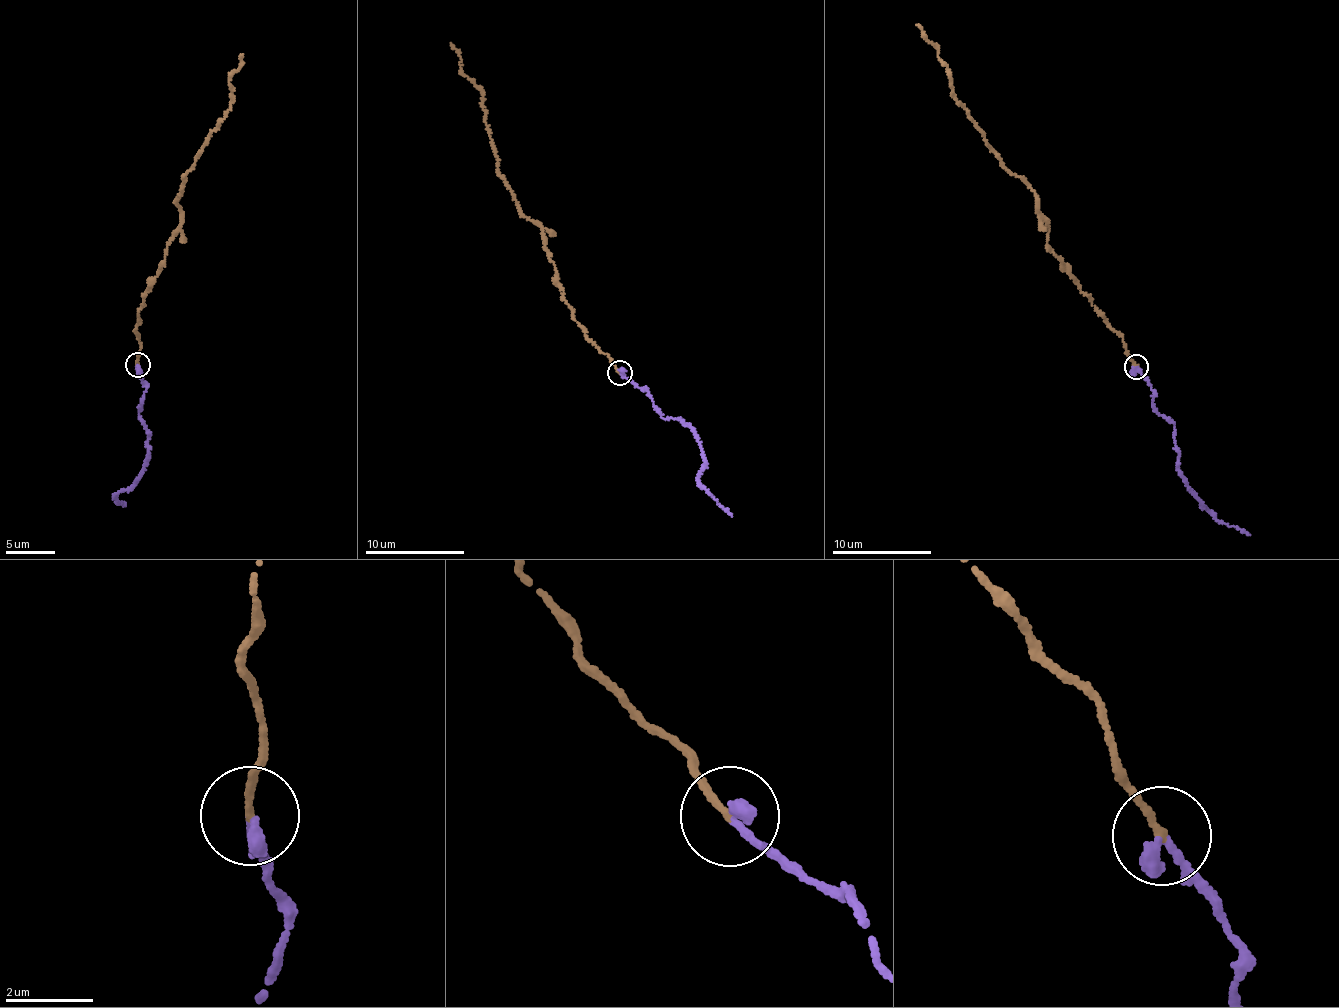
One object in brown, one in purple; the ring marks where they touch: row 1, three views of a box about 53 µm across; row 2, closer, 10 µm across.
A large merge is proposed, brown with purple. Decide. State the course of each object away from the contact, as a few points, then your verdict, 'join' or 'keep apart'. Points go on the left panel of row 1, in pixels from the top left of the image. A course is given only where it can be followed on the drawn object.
brown via (138, 365), (137, 311), (180, 223), (176, 202), (187, 170), (231, 107), (228, 77), (241, 55) | purple via (138, 365), (146, 384), (139, 412), (147, 434), (147, 458), (138, 481), (115, 499), (124, 505) | join

